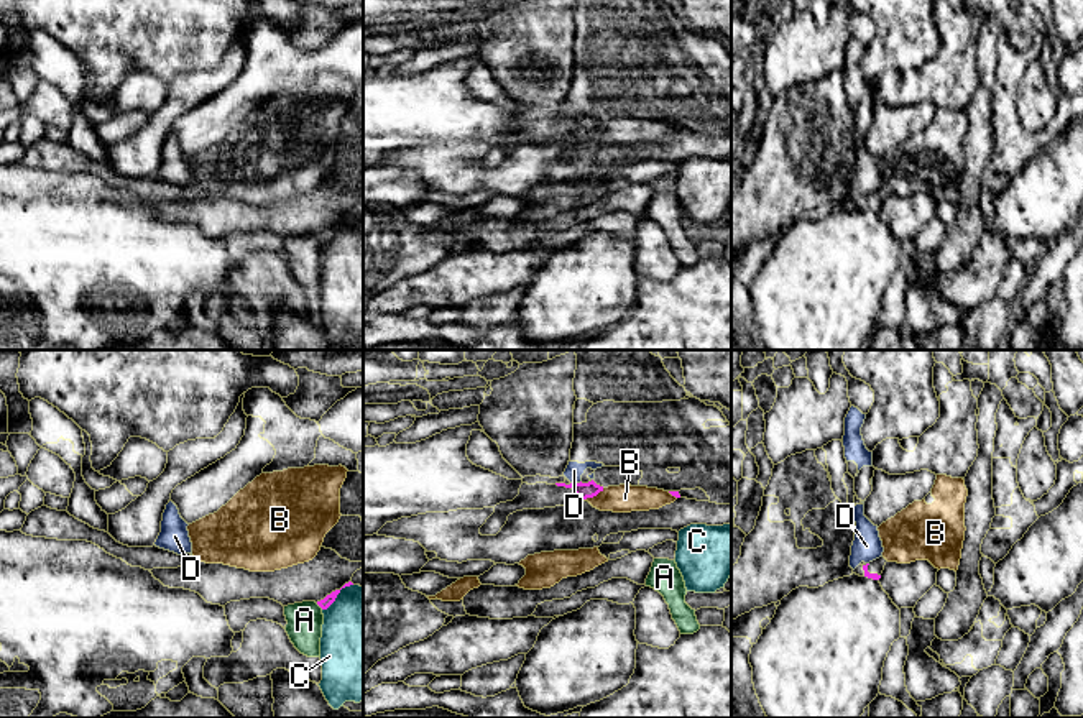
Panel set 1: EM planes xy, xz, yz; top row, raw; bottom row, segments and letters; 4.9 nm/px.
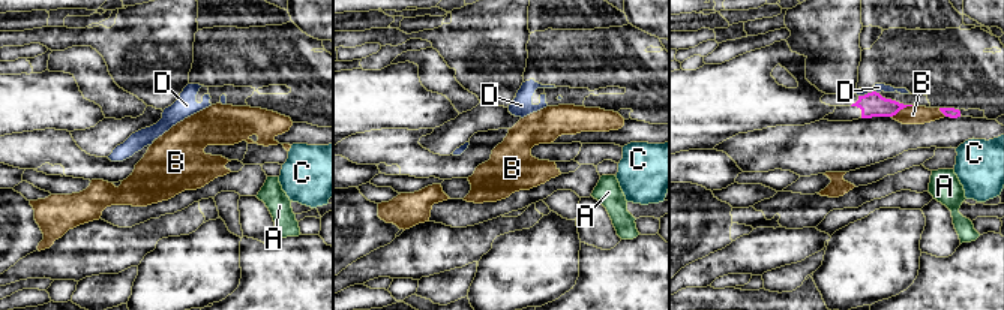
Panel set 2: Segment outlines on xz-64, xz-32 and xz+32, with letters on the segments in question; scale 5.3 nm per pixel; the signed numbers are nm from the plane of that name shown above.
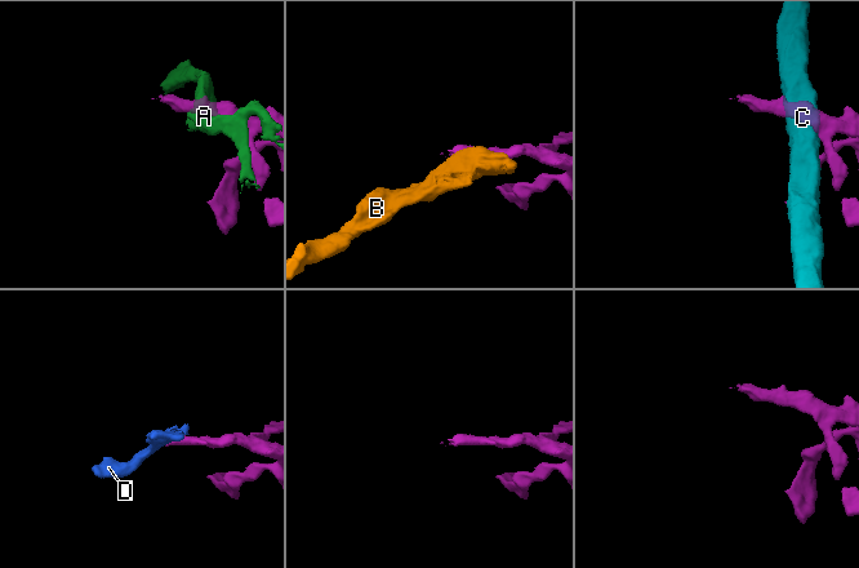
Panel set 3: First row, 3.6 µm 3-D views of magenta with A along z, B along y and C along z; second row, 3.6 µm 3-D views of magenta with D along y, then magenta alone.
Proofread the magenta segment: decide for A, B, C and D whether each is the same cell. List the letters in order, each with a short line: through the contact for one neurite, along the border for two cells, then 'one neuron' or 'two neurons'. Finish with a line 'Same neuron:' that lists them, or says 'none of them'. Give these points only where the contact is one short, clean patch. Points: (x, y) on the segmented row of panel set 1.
A: two neurons
B: xz (603, 488), (585, 500) | two neurons
C: two neurons
D: xz (580, 480), (571, 483) | two neurons
Same neuron: none of them

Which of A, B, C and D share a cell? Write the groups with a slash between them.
A / B / C / D

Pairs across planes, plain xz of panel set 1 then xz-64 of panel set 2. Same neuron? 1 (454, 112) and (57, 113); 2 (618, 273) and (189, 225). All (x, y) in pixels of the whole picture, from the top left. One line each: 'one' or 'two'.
1: one
2: two

